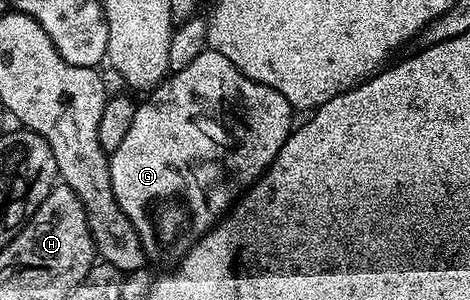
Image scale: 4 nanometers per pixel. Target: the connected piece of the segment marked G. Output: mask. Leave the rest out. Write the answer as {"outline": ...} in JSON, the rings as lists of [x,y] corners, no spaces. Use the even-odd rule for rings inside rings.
{"outline":[[[204,48],[202,55],[198,55],[182,71],[165,76],[164,80],[147,94],[143,102],[137,104],[134,111],[134,123],[130,123],[130,132],[122,139],[118,151],[110,154],[108,172],[106,174],[108,183],[112,187],[112,194],[116,200],[116,206],[124,213],[124,217],[132,225],[132,230],[138,235],[140,247],[144,251],[145,258],[151,261],[179,262],[180,258],[208,233],[213,225],[227,214],[228,210],[240,200],[242,194],[252,188],[254,182],[260,180],[264,173],[274,163],[278,151],[282,151],[282,143],[286,143],[288,136],[294,128],[294,110],[292,105],[274,91],[274,87],[266,87],[257,81],[251,81],[234,63],[230,63],[227,53],[219,53],[217,49]]]}

